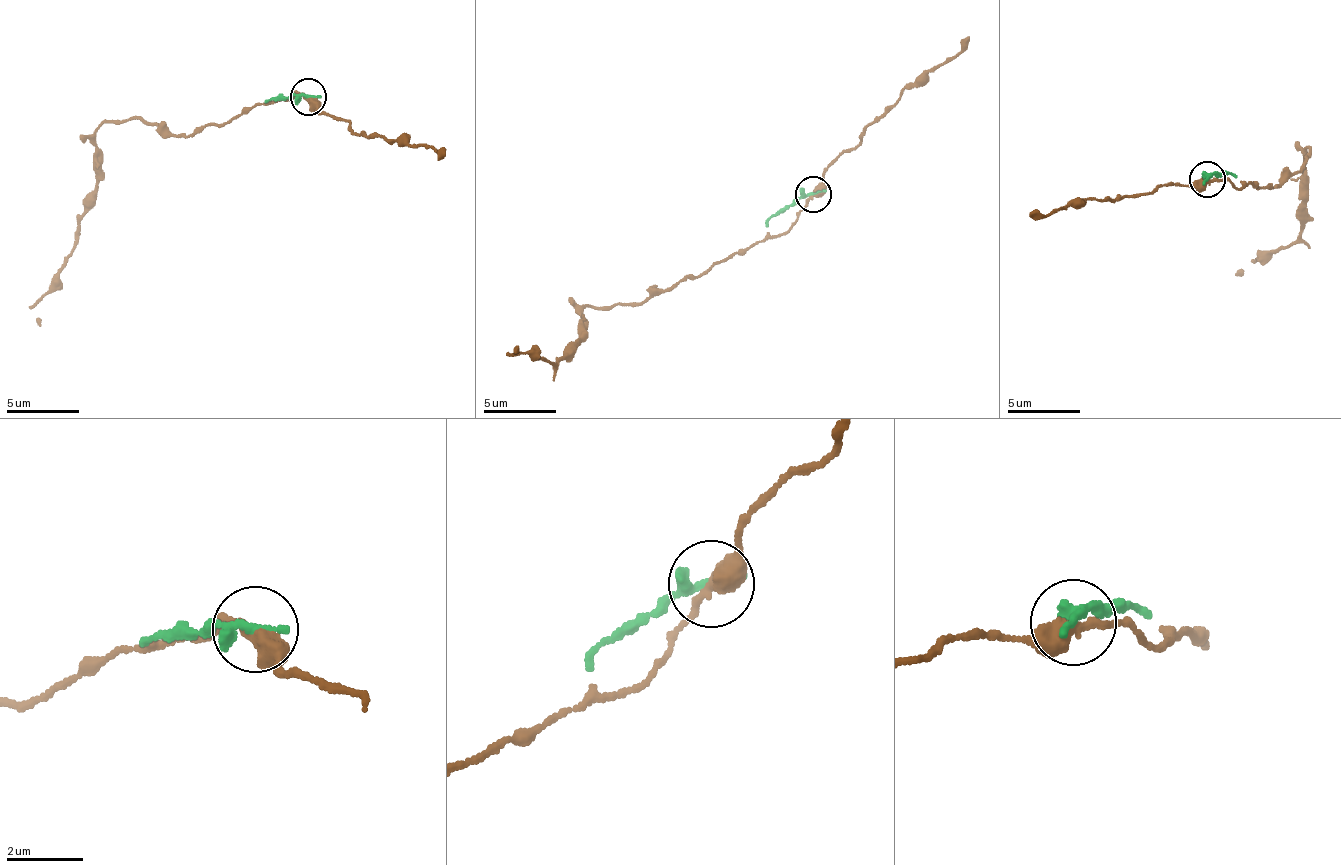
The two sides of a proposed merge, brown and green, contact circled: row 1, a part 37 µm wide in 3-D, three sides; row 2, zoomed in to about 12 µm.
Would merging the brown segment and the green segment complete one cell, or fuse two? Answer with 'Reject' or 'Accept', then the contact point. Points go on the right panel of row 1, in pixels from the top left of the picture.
Accept. Place: (1207, 179)

